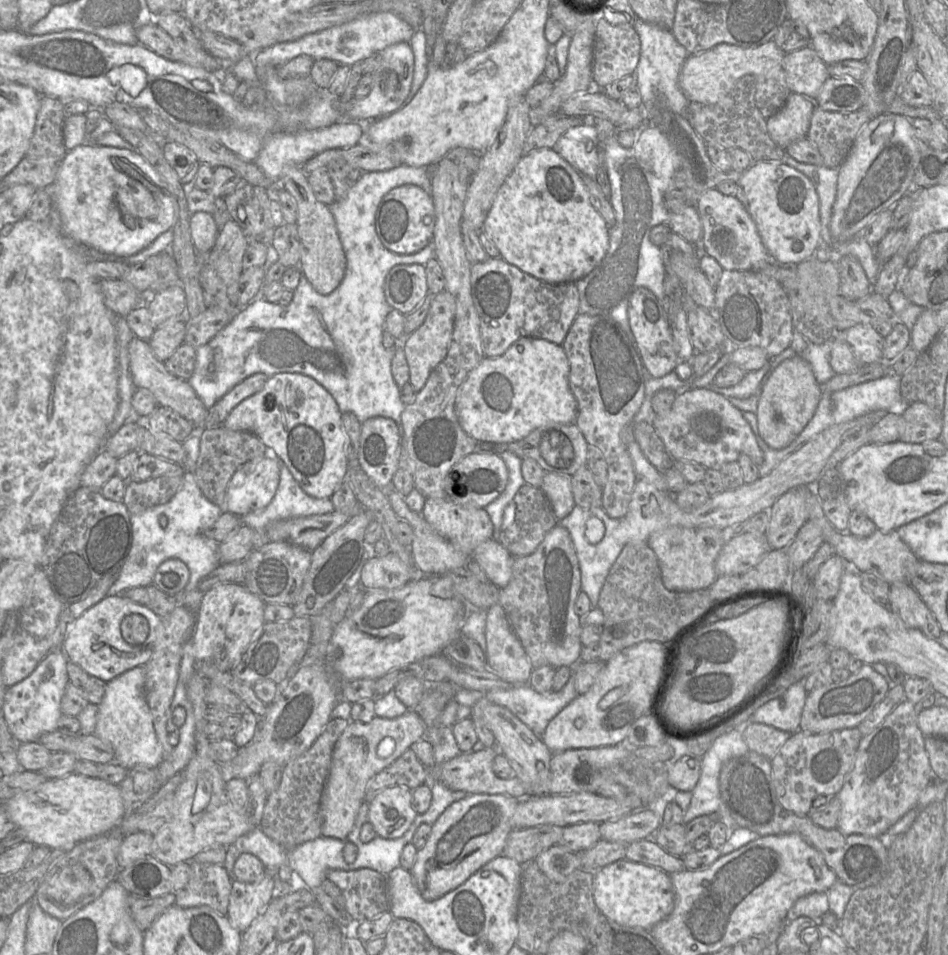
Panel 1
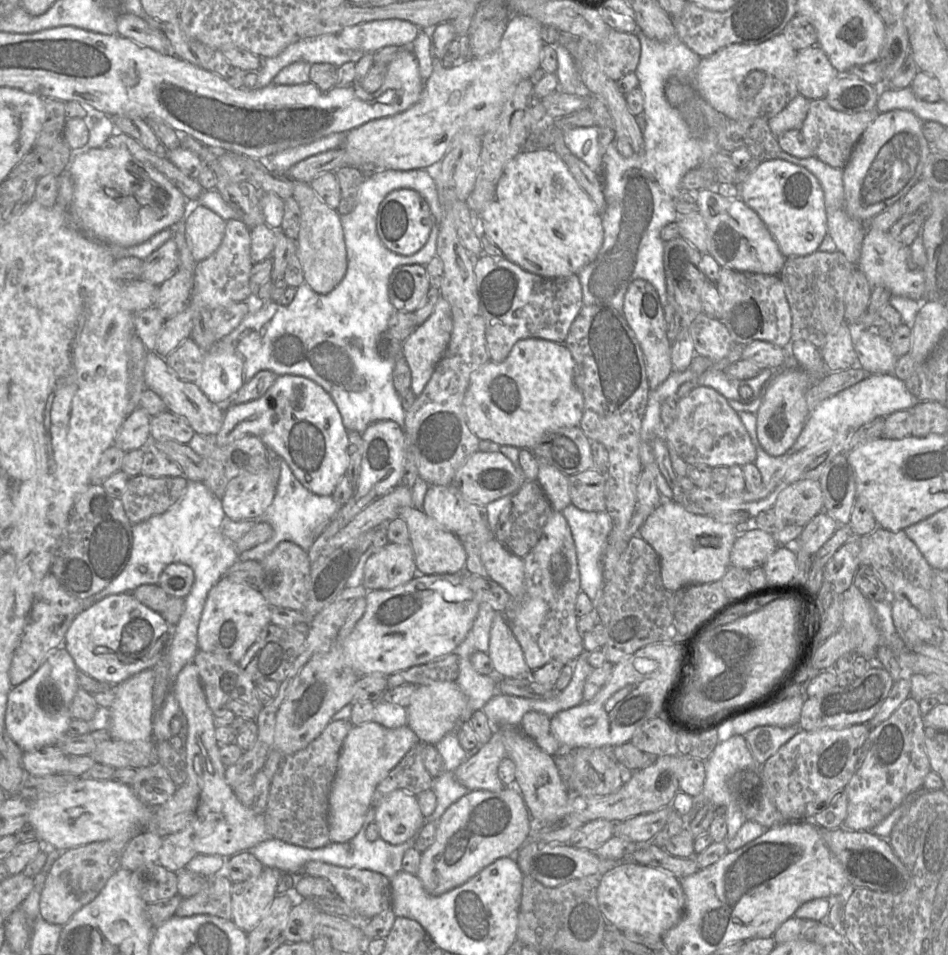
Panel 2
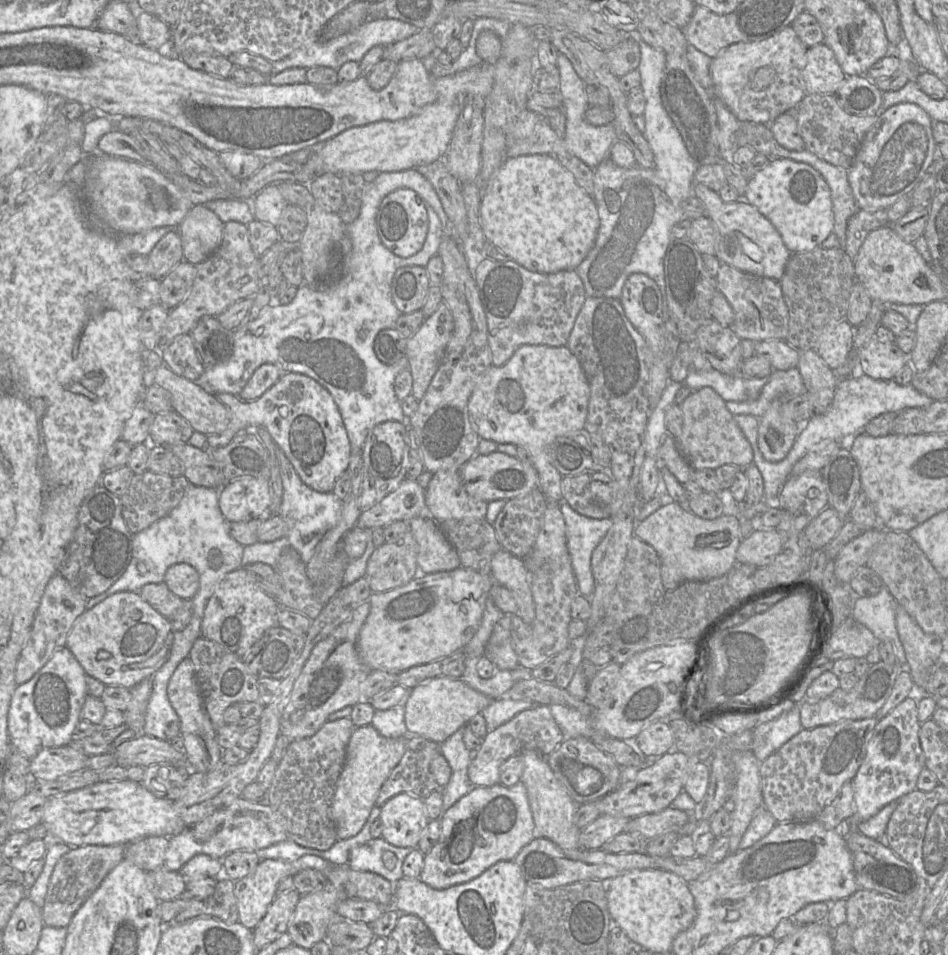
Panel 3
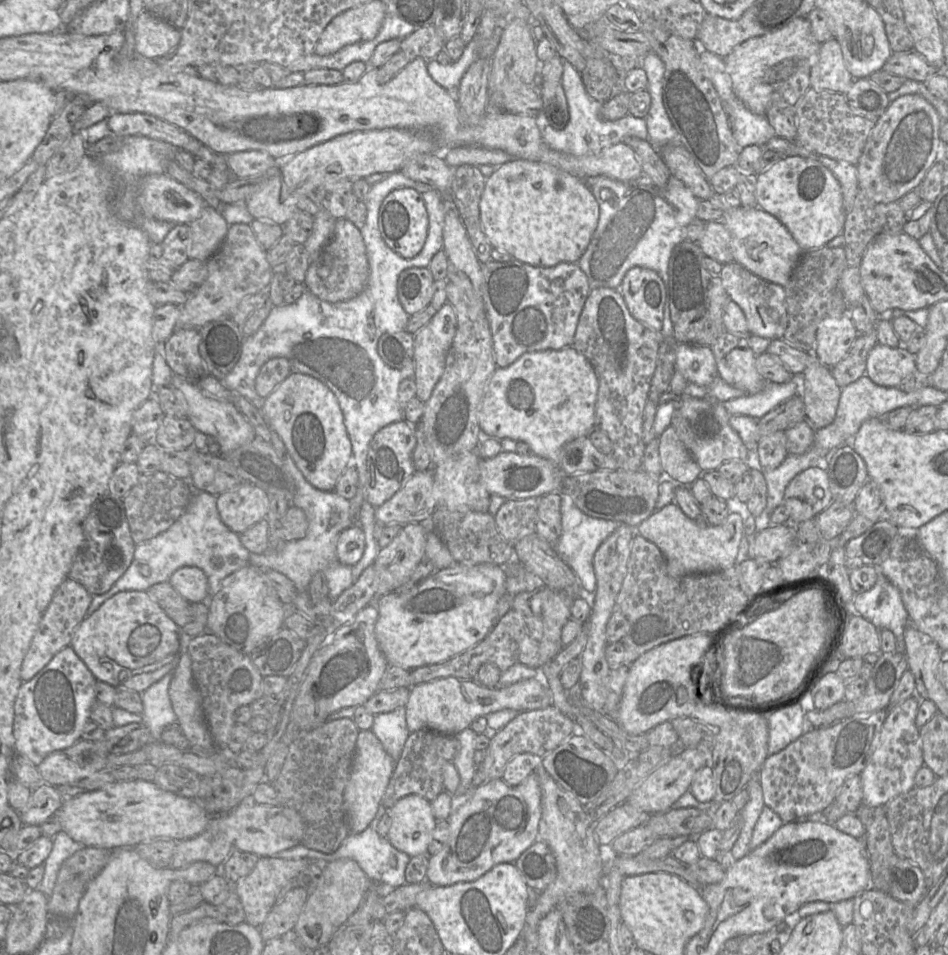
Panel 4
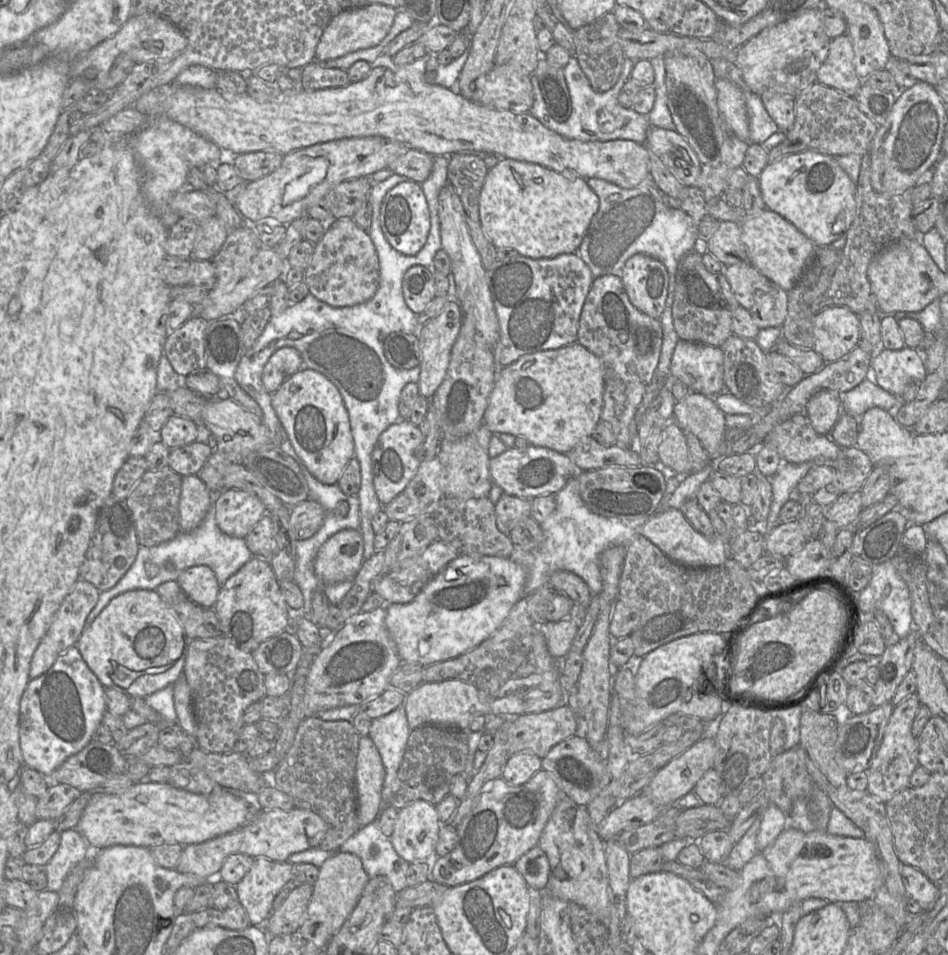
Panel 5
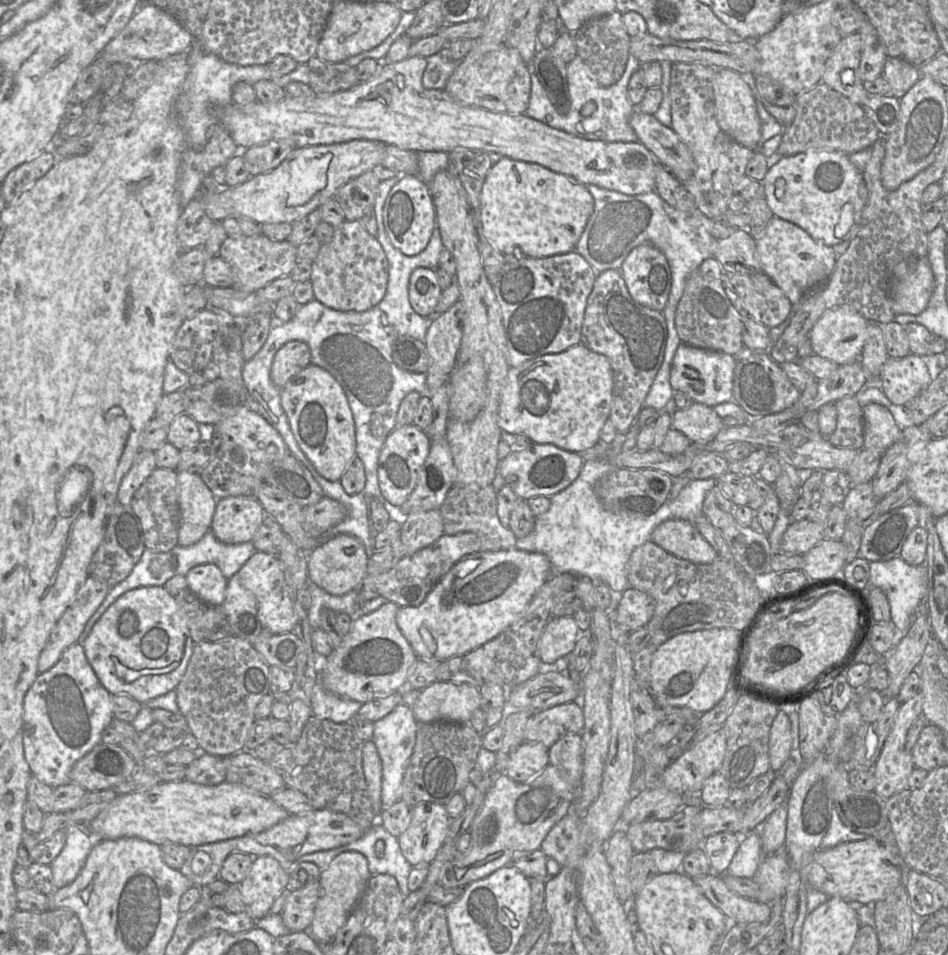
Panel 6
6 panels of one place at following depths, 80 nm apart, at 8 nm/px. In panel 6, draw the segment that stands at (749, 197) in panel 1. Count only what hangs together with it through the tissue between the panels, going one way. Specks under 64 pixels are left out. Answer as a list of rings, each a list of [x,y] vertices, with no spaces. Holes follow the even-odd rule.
[[[808,150],[792,156],[784,156],[775,165],[769,167],[760,183],[768,207],[774,216],[797,225],[814,240],[824,245],[833,247],[844,241],[850,241],[860,228],[868,192],[863,172],[851,163],[849,154],[840,151]]]

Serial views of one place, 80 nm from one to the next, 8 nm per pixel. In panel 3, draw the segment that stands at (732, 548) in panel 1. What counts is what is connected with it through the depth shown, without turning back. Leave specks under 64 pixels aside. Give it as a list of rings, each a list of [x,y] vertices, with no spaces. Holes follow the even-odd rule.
[[[776,528],[754,530],[740,541],[736,561],[756,567],[768,566],[784,547],[785,538]]]

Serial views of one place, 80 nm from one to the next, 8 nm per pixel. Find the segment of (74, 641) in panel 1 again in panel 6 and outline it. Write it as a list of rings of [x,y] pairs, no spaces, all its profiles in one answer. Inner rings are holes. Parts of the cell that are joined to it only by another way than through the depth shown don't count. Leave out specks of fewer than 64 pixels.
[[[146,586],[129,590],[112,603],[96,621],[82,646],[100,683],[110,694],[129,696],[143,705],[176,689],[185,674],[194,642],[186,615],[176,600],[163,586]],[[113,657],[133,670],[163,668],[173,662],[179,665],[169,673],[145,675],[128,683],[117,675]]]

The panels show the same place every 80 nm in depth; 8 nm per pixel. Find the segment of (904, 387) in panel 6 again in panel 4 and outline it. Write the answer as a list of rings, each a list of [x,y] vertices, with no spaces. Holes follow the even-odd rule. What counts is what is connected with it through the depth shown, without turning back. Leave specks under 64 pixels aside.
[[[876,344],[866,362],[866,376],[876,385],[898,387],[908,375],[917,373],[915,355],[903,345],[891,348]]]

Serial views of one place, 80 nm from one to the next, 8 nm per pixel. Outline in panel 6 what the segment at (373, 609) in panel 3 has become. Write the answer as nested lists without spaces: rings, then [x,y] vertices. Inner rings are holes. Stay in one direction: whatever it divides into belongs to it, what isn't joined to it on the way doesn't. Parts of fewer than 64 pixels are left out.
[[[517,548],[466,555],[439,580],[417,607],[401,606],[396,623],[418,659],[444,661],[464,655],[498,636],[511,625],[534,594],[549,579],[551,564],[546,555]]]

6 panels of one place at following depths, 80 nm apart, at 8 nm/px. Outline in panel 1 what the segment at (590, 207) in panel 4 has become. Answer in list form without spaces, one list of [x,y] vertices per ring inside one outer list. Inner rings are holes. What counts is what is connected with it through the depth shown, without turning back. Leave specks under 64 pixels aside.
[[[542,148],[531,153],[526,153],[520,158],[497,192],[481,231],[485,233],[487,238],[491,240],[499,250],[499,257],[504,259],[507,263],[517,267],[522,272],[550,284],[575,283],[587,276],[601,263],[609,247],[609,227],[601,215],[592,206],[589,193],[583,183],[581,174],[551,148]]]

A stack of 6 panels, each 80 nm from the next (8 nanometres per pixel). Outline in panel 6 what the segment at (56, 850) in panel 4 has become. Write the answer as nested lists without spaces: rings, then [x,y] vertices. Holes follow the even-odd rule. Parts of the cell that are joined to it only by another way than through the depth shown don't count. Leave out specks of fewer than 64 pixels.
[[[77,824],[66,829],[66,842],[59,855],[49,864],[52,870],[50,882],[56,889],[72,883],[82,867],[98,838],[87,835]]]

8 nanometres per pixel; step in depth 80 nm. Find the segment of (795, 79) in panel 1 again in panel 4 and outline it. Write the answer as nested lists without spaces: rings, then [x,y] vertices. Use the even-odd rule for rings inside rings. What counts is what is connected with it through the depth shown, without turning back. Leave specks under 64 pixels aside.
[[[831,39],[821,44],[817,59],[810,71],[810,87],[820,91],[846,94],[854,78],[847,70],[840,44]]]

